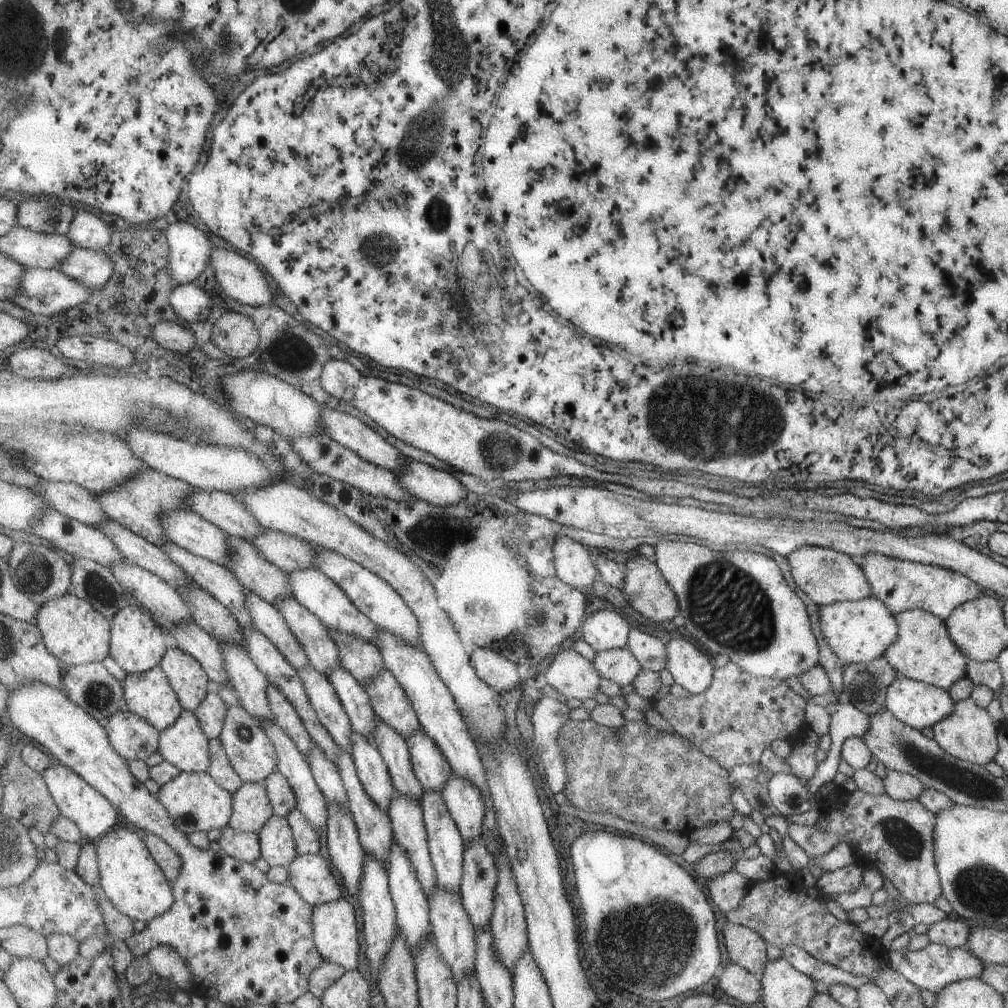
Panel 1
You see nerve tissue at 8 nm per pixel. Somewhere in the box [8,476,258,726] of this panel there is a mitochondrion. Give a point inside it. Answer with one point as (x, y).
(37, 573)

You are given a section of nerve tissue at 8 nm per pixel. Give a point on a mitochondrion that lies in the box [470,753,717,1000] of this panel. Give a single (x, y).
(672, 932)

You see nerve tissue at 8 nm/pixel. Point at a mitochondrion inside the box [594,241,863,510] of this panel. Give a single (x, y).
(685, 415)

